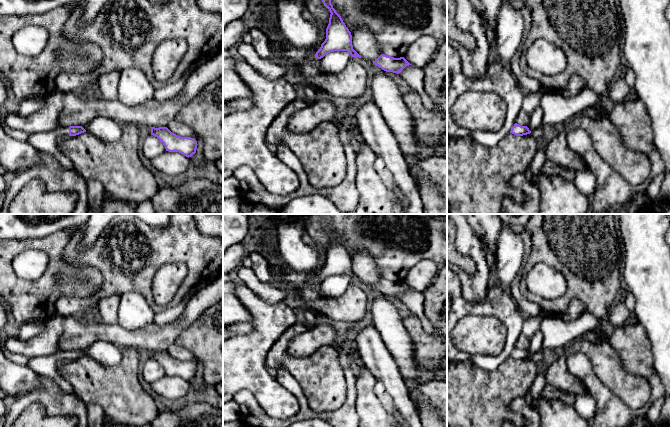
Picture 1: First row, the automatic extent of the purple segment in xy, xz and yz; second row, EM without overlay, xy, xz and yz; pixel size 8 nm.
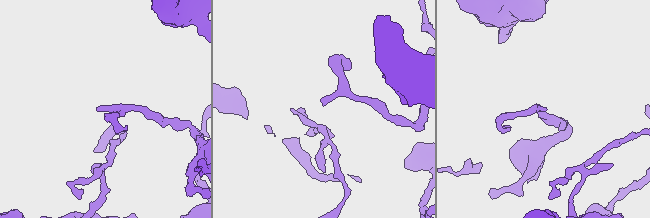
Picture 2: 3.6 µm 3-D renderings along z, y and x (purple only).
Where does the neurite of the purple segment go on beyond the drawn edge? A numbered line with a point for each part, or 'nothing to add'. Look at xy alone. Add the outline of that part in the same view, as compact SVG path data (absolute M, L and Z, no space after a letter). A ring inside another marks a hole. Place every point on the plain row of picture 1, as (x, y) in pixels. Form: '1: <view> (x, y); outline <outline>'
1: xy (48, 366); outline M60 351L53 355L29 358L27 366L38 375L50 377L64 392L76 396L72 385L58 371L60 364L68 360L69 351Z

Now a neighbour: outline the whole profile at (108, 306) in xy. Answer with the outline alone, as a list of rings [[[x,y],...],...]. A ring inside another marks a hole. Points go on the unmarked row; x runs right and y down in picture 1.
[[[111,295],[104,297],[97,305],[97,309],[101,316],[101,320],[106,325],[118,324],[118,308],[120,305],[120,297]]]

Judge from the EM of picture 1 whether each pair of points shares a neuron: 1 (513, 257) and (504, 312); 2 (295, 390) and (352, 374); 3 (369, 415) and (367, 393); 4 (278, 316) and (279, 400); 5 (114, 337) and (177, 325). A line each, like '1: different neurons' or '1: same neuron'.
1: different neurons
2: same neuron
3: same neuron
4: same neuron
5: same neuron

